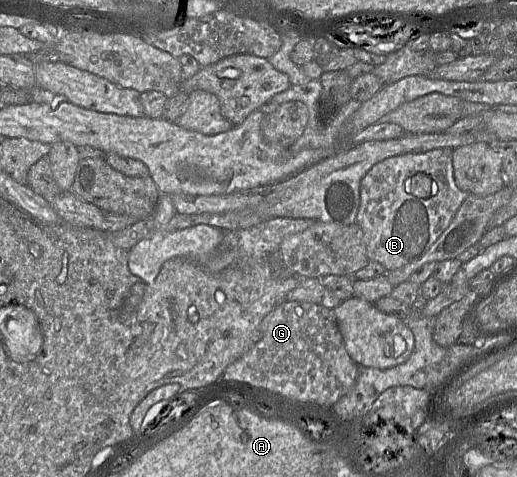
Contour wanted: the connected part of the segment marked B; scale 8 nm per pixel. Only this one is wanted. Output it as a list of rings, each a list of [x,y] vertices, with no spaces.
[[[448,147],[393,156],[374,165],[361,180],[360,206],[356,220],[364,235],[369,260],[381,263],[388,271],[418,260],[447,229],[469,195],[455,182],[453,149]]]

